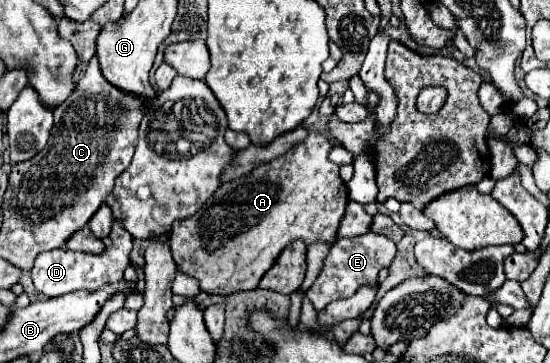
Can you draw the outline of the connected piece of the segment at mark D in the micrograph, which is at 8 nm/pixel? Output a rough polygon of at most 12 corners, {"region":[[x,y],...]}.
{"region":[[113,220],[101,254],[57,248],[31,270],[37,292],[61,296],[123,280],[133,236]]}

